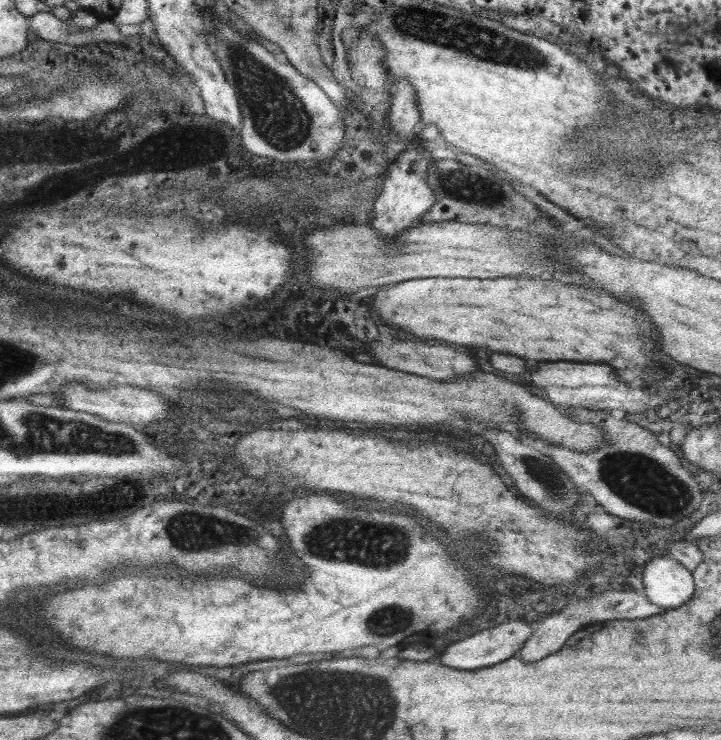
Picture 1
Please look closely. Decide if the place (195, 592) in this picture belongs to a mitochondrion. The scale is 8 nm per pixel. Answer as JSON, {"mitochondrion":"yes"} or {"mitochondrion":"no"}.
{"mitochondrion":"no"}

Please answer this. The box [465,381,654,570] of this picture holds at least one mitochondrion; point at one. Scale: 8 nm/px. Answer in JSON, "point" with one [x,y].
{"point":[555,486]}

